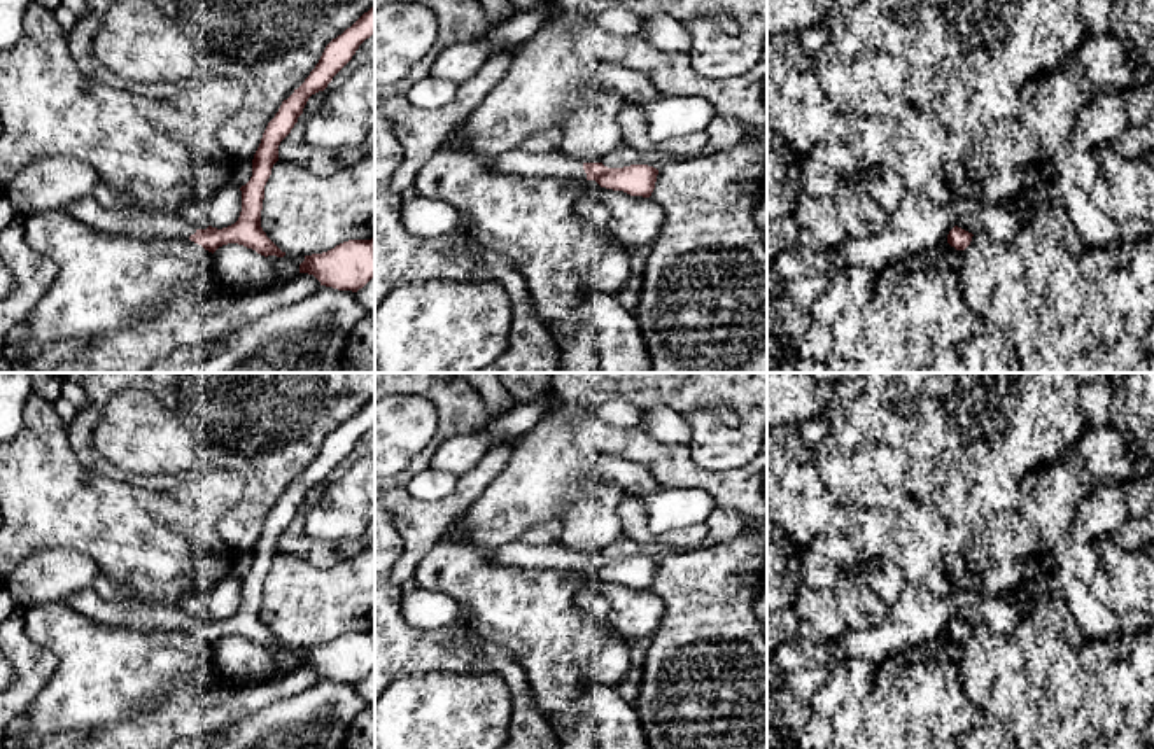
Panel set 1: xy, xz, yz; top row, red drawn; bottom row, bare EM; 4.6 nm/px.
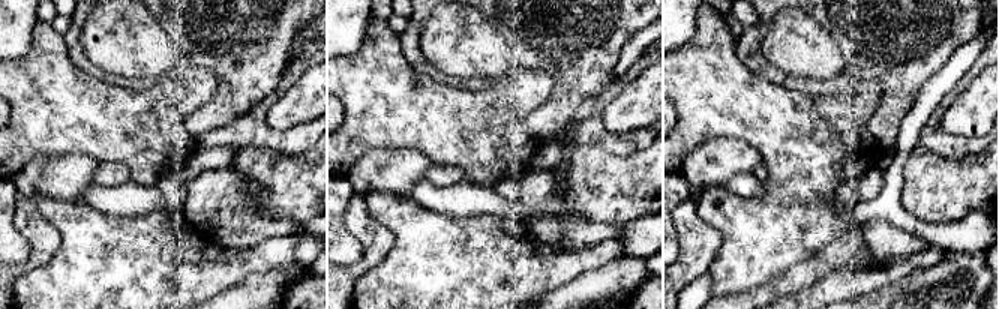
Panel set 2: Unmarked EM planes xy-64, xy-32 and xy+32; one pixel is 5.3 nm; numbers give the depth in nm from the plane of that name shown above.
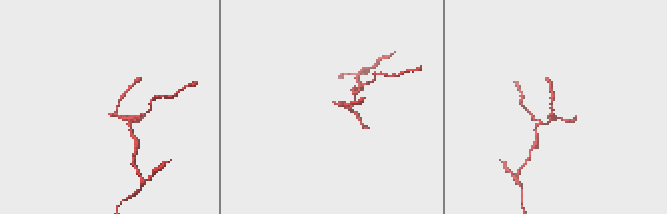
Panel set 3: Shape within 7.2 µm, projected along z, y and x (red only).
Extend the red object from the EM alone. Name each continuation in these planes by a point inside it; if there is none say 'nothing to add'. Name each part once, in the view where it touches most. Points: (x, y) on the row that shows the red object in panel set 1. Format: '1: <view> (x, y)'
1: xz (517, 161)

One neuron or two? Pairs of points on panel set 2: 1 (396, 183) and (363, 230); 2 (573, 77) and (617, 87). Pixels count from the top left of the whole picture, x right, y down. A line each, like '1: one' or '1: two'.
1: two
2: two

